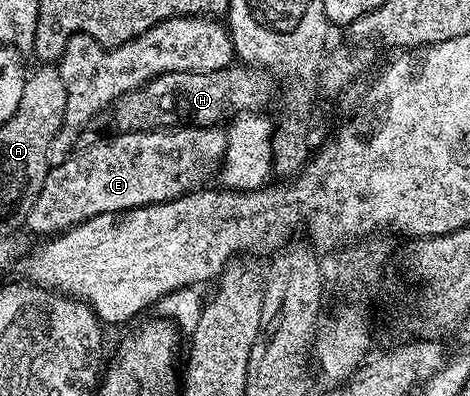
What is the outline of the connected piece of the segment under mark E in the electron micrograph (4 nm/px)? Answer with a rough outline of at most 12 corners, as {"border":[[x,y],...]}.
{"border":[[222,125],[116,133],[48,169],[26,229],[200,189]]}

